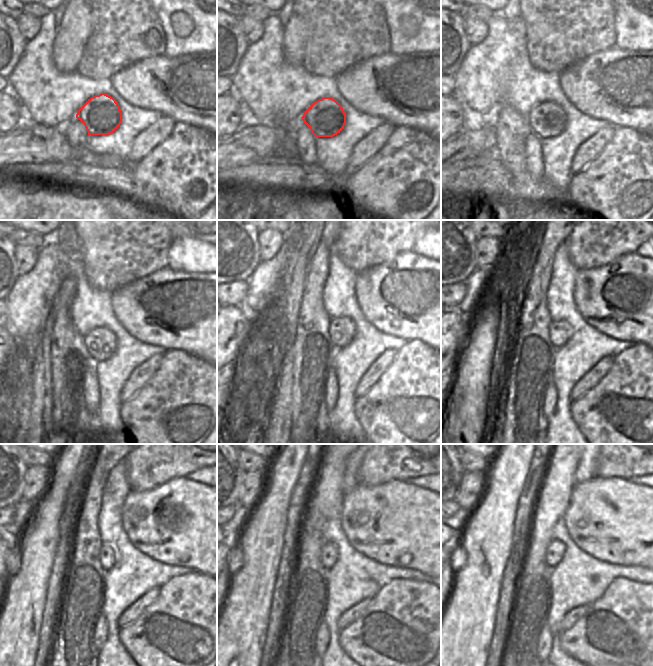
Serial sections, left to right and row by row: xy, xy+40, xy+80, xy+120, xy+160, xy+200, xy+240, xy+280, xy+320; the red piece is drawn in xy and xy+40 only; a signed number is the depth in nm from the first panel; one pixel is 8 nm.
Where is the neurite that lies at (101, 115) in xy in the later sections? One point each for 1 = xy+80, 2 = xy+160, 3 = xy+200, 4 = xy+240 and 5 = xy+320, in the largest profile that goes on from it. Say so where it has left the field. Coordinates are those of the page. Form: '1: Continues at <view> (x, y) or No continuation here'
1: Continues at xy+80 (547, 119)
2: Continues at xy+160 (341, 330)
3: Continues at xy+200 (560, 332)
4: Continues at xy+240 (107, 559)
5: Continues at xy+320 (555, 551)

